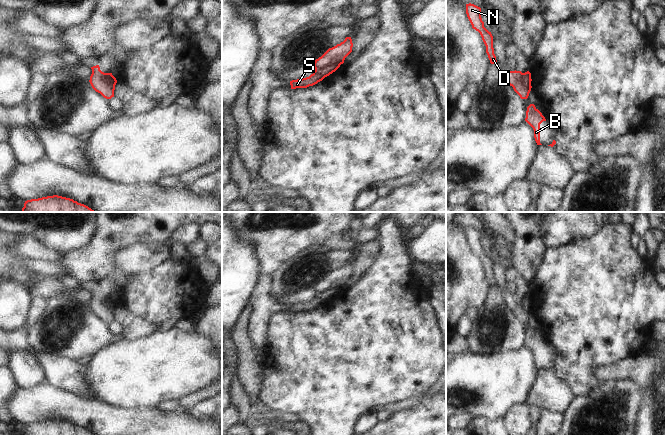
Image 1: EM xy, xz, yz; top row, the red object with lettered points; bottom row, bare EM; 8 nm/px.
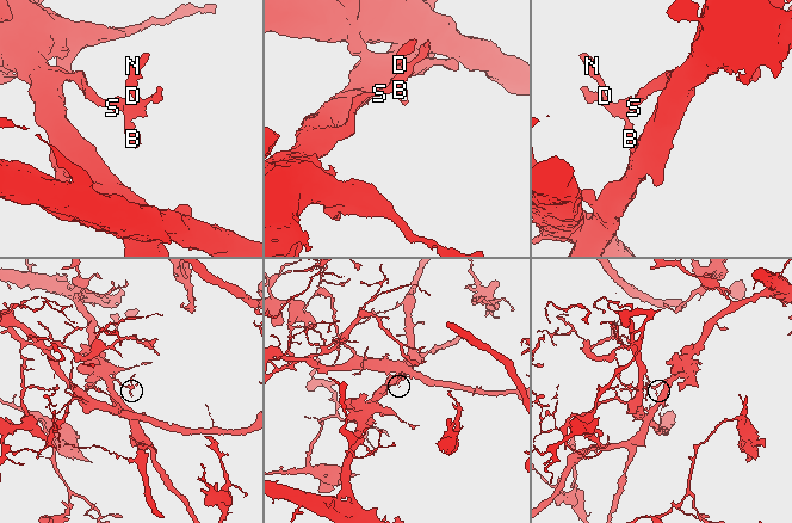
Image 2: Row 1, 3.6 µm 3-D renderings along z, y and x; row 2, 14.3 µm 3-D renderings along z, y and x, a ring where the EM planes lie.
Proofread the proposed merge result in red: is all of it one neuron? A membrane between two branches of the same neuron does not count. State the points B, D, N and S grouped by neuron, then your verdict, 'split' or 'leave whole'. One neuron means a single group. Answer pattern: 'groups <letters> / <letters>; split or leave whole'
groups B D N / S; split

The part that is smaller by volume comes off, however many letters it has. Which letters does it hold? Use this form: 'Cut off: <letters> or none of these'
Cut off: B, D, N

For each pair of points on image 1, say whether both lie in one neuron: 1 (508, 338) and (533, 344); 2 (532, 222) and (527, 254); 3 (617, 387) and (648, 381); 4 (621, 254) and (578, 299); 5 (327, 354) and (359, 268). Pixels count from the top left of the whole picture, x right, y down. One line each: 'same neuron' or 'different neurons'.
1: different neurons
2: same neuron
3: different neurons
4: same neuron
5: different neurons

